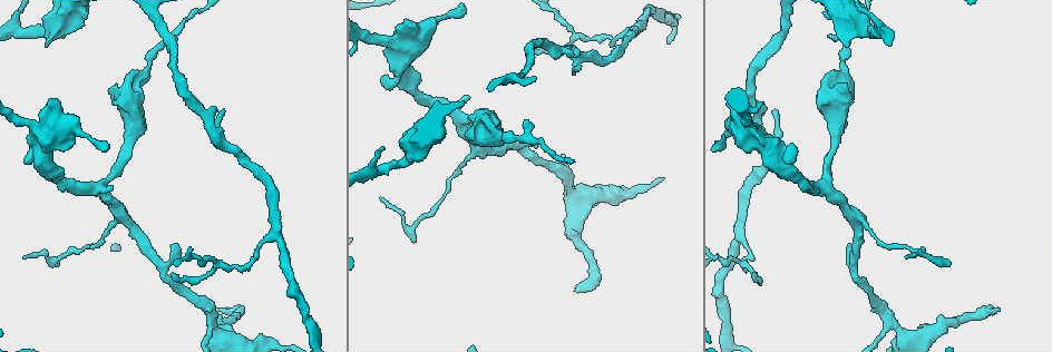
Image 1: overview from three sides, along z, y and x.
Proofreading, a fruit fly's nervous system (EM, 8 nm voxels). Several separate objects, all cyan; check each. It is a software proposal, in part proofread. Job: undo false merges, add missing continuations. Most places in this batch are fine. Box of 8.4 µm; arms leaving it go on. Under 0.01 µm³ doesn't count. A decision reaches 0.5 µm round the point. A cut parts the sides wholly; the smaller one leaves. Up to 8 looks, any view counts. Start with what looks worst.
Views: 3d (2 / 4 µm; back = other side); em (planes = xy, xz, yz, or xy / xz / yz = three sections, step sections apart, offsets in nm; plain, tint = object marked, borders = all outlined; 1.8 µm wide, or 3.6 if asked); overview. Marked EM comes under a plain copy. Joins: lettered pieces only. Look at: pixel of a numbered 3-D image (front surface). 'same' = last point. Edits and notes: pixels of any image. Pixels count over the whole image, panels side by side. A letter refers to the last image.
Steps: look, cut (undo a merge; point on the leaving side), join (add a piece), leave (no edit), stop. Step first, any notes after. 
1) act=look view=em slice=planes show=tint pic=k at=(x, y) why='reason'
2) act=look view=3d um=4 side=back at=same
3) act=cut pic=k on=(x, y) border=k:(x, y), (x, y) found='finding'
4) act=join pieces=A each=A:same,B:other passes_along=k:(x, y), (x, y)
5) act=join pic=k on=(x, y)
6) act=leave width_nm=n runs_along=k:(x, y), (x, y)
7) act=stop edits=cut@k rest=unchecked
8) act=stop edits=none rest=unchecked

act=look view=em slice=planes show=borders pic=1 at=(1000, 307) why='branch stops here'

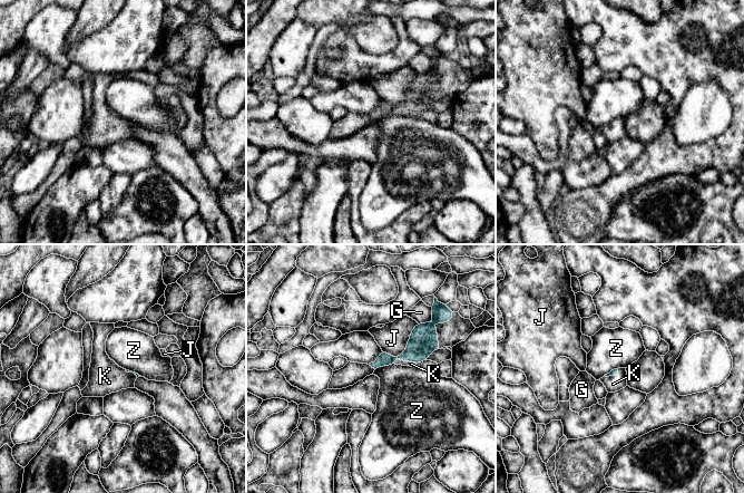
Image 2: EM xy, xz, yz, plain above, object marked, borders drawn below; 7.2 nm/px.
act=join pieces=K each=G:other,J:other,K:same,Z:other passes_along=2:(422, 341), (405, 360), (398, 361) found='it goes on there'

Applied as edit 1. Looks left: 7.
act=look view=3d um=2 side=back pic=1 at=(412, 228)

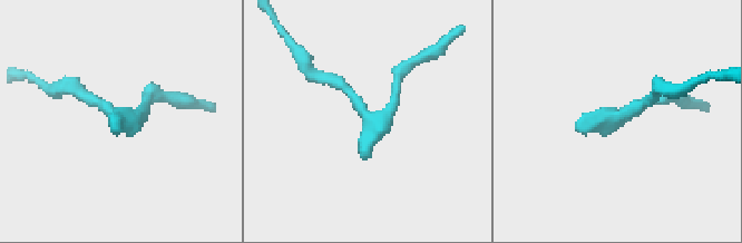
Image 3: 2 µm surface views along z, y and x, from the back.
act=look view=em slice=xy step=8 show=borders pic=3 at=(370, 115) why='shape alone is not enough'

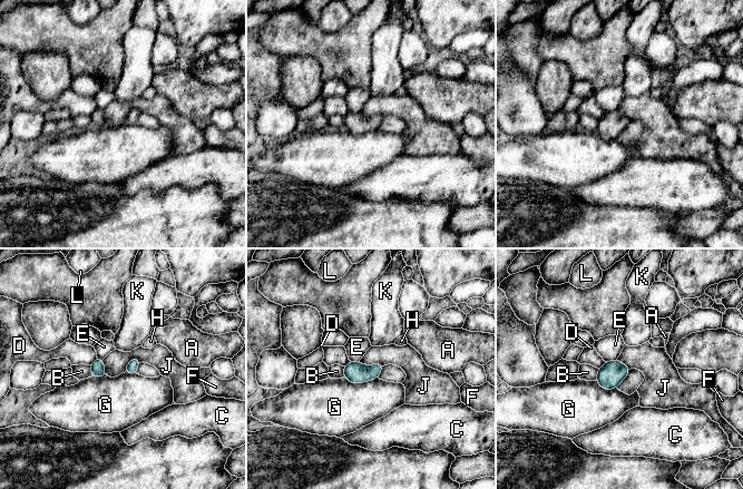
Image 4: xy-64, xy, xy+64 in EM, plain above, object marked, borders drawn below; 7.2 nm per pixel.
act=look view=em slice=planes show=borders at=same why='another direction'

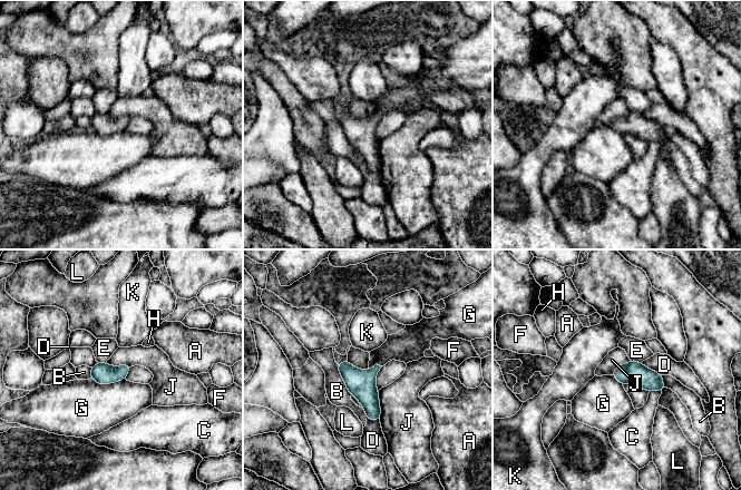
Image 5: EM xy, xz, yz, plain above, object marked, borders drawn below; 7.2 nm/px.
act=leave width_nm=160 each=A:other,B:other,C:other,D:other,E:other,F:other,G:other,H:other,J:other,K:other,L:other found='all the same neuron'

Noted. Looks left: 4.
act=look view=em slice=planes show=borders pic=1 at=(838, 107) why='three-way junction'

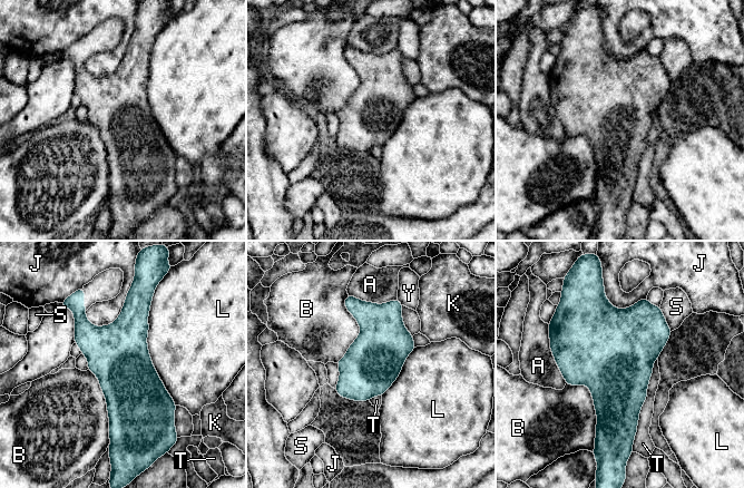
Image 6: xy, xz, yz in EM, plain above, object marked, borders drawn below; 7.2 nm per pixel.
act=leave width_nm=400 each=A:other,B:other,J:other,K:other,L:other,S:other,T:other,Y:other border=6:(88, 370), (106, 401), (110, 442) found='all the same neuron'

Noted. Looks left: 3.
act=look view=em slice=xy step=8 show=borders pic=1 at=(437, 22) why='calibre changes'

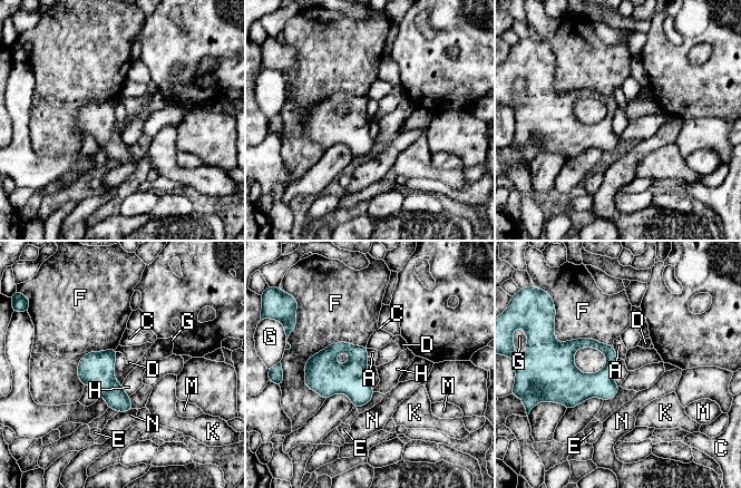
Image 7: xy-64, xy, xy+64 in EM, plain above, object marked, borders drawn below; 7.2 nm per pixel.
act=look view=em slice=planes show=borders at=same why='another direction'

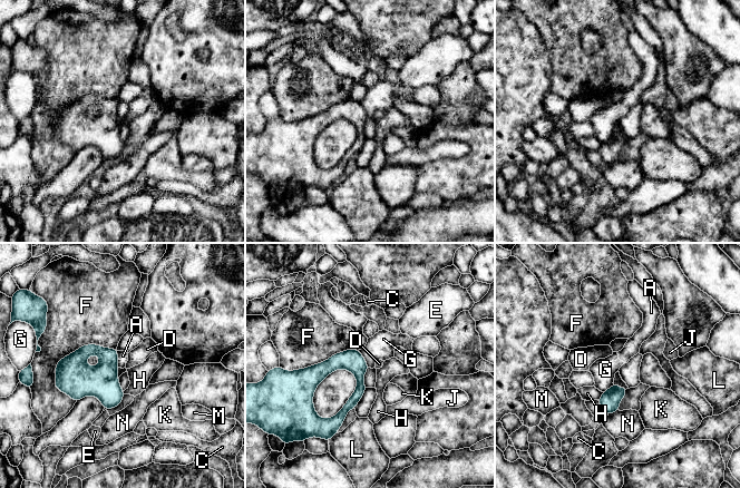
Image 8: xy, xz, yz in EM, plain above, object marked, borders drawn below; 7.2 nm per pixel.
act=leave each=A:other,C:other,D:other,E:other,F:other,G:other,H:other,J:other,K:other,L:other,M:other,N:other border=8:(358, 350), (369, 367) found='one neuron here'

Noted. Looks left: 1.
act=stop edits=join@2 rest=unchecked

